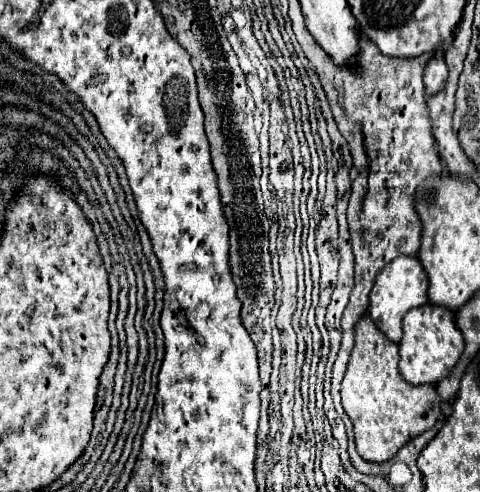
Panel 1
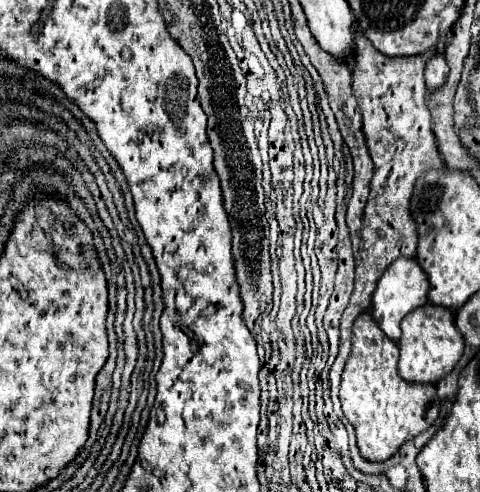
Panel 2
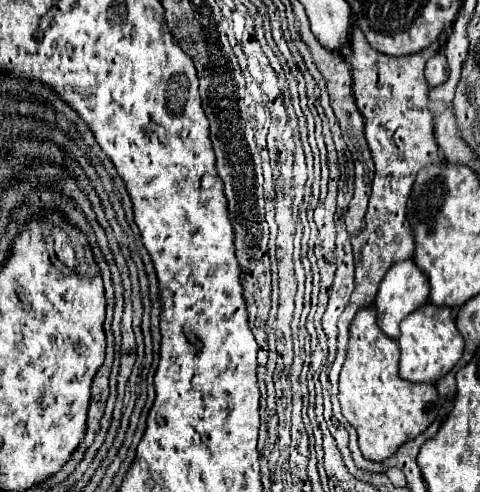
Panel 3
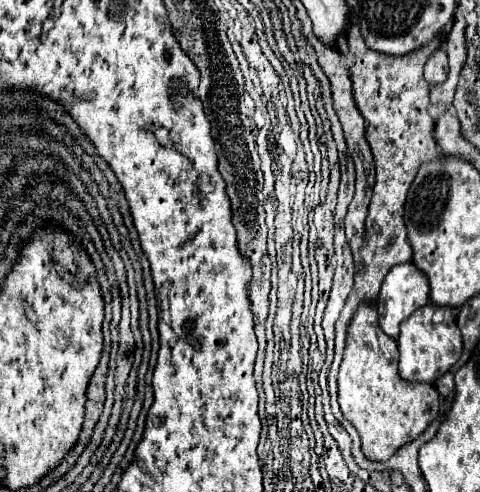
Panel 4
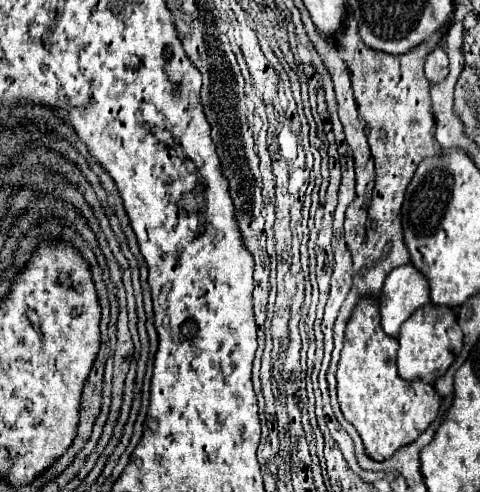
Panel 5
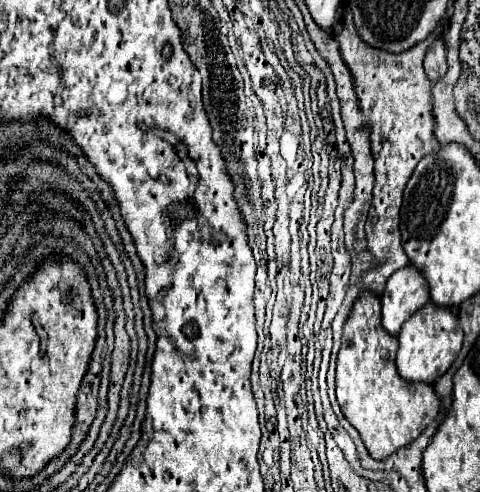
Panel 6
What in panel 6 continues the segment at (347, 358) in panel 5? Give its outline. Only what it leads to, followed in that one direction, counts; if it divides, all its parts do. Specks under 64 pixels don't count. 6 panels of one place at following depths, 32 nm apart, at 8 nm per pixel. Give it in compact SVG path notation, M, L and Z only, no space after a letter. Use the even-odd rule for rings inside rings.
M362 292L350 312L350 318L344 324L344 336L342 336L342 348L336 362L336 398L342 408L344 418L358 430L366 450L374 460L384 460L390 454L394 454L398 448L414 442L424 428L436 418L440 410L440 400L432 388L432 384L424 382L408 382L396 372L396 350L398 350L398 338L390 336L380 322L380 300L372 292Z

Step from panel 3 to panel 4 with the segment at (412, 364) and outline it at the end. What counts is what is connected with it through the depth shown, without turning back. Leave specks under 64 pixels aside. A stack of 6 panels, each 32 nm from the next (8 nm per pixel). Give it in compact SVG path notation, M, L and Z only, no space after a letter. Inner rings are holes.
M426 304L416 310L404 324L400 324L400 376L408 382L428 382L434 384L440 376L444 376L462 354L462 334L456 326L452 308Z

